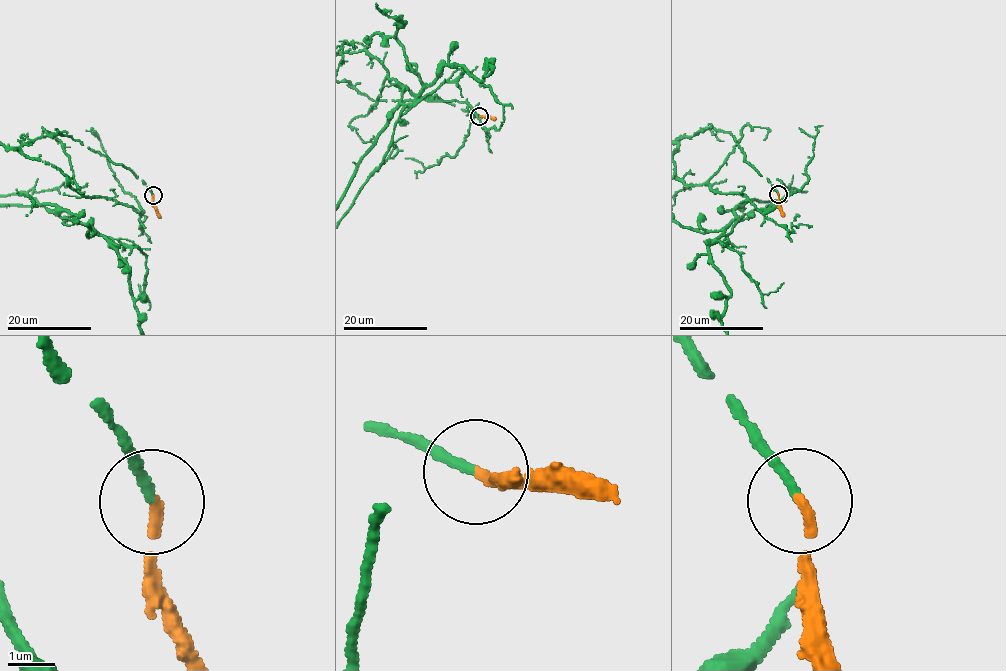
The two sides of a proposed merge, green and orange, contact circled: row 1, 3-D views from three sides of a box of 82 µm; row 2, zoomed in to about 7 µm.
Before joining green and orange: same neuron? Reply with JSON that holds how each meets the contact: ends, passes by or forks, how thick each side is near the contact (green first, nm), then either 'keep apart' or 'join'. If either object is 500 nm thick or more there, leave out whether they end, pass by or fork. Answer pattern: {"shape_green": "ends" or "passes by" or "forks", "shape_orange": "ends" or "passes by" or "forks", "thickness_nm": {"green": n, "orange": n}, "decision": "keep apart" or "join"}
{"shape_green": "ends", "shape_orange": "ends", "thickness_nm": {"green": 190, "orange": 200}, "decision": "join"}

